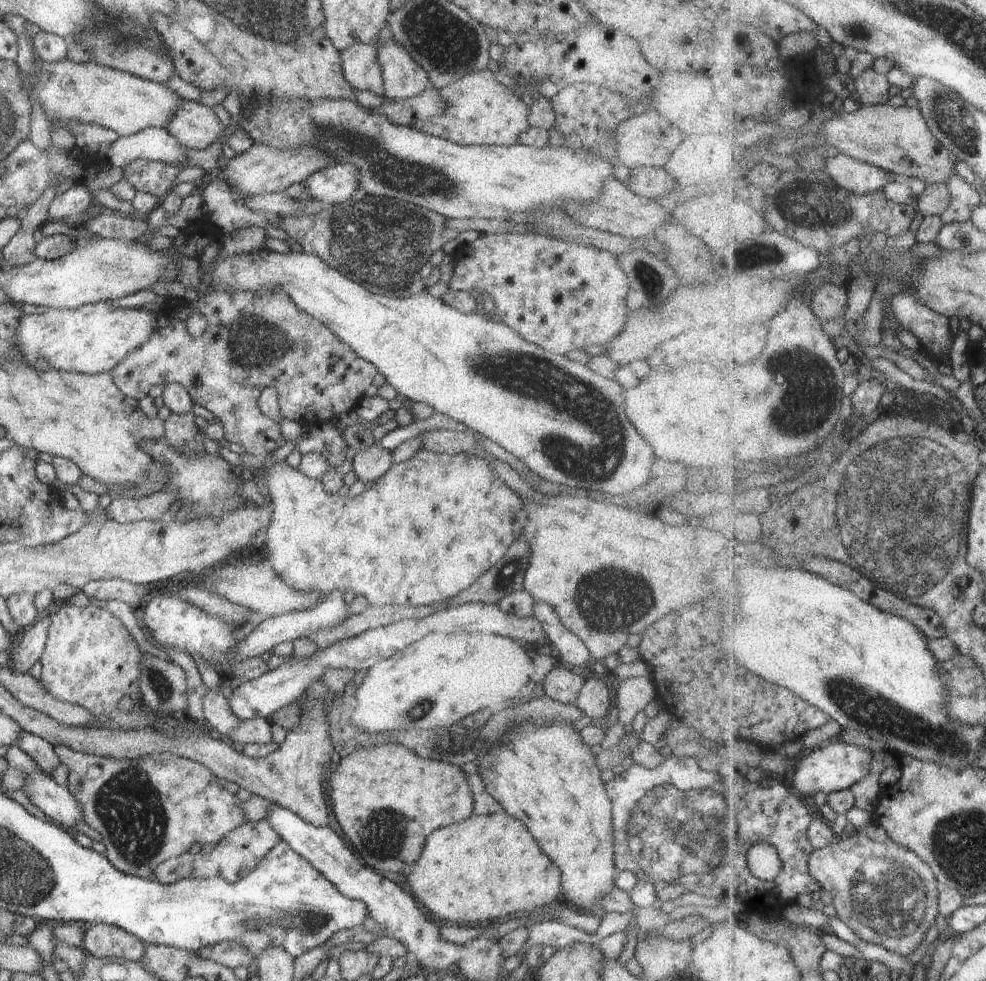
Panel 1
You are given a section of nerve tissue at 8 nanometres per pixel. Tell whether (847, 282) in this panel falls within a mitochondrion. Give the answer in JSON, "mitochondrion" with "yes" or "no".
{"mitochondrion":"no"}

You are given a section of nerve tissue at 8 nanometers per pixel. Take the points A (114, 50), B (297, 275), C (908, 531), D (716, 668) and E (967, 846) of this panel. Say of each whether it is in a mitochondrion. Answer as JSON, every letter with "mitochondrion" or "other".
{"A":"mitochondrion","B":"other","C":"mitochondrion","D":"mitochondrion","E":"mitochondrion"}

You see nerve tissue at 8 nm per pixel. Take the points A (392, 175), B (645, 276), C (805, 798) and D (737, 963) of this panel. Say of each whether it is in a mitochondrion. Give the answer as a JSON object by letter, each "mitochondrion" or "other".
{"A":"mitochondrion","B":"mitochondrion","C":"other","D":"other"}

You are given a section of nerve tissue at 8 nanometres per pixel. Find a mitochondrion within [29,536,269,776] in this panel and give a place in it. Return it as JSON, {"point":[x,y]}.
{"point":[157,679]}

